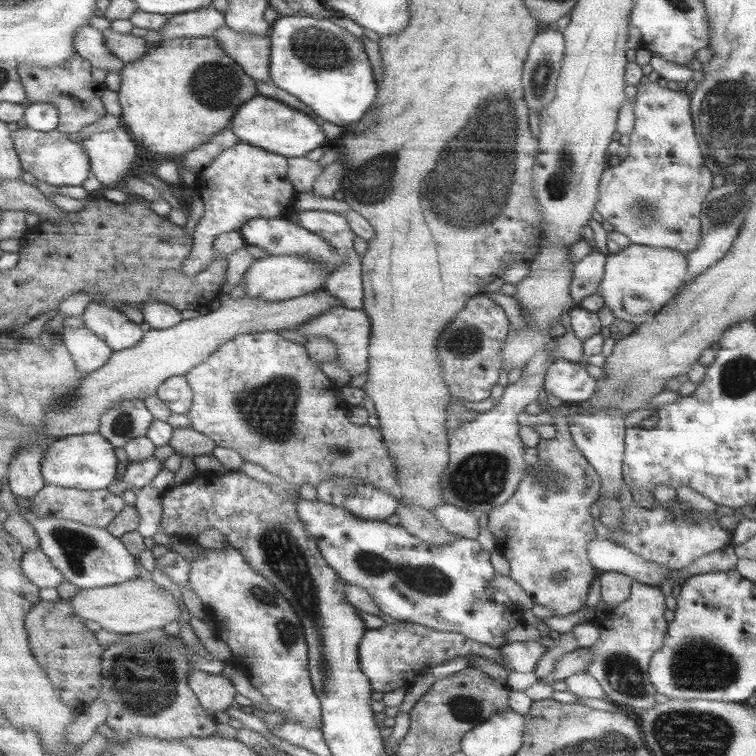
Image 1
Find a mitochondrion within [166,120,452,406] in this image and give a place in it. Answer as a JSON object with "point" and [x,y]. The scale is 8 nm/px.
{"point":[371,182]}

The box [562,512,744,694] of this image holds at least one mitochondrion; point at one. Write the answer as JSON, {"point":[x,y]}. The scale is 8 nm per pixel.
{"point":[697,665]}

